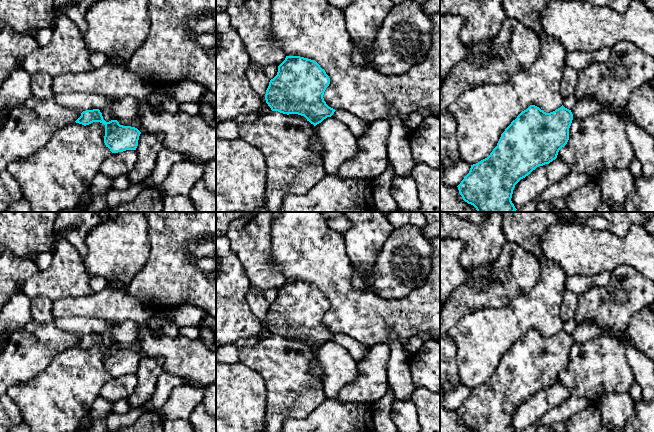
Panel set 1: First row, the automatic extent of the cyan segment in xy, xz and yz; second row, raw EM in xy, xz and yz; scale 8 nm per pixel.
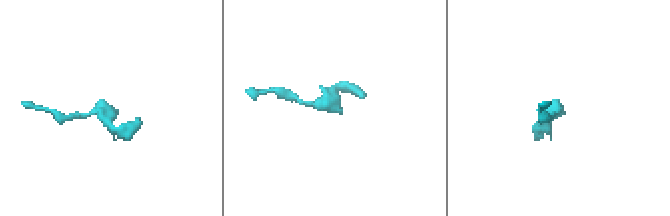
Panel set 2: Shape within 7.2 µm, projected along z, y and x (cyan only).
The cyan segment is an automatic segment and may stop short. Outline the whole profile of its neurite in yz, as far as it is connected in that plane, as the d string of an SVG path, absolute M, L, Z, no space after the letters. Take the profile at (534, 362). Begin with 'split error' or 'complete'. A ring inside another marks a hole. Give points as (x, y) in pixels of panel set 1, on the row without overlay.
complete; M530 329L505 353L490 379L471 389L469 397L457 410L463 424L475 432L515 432L511 425L515 409L537 391L557 382L559 374L569 364L572 344L571 334L563 329L550 337Z

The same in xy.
complete; M99 333L86 334L75 345L84 350L93 346L100 346L105 349L104 367L112 377L126 374L136 374L141 356L131 350L120 349L117 344L106 346Z

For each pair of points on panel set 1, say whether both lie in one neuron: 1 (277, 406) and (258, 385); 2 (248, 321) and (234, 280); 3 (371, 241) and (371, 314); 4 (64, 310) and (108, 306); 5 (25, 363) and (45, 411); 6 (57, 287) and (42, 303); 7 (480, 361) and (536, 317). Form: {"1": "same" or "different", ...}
{"1": "different", "2": "same", "3": "different", "4": "same", "5": "different", "6": "different", "7": "same"}

